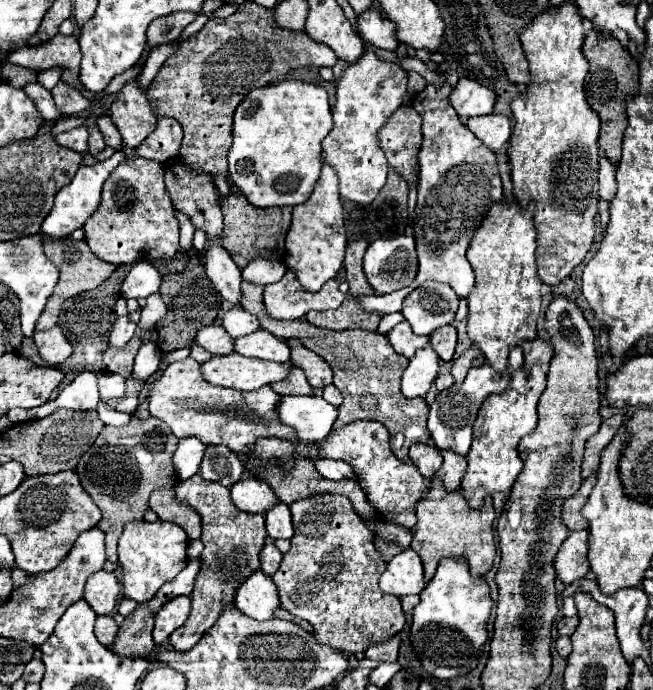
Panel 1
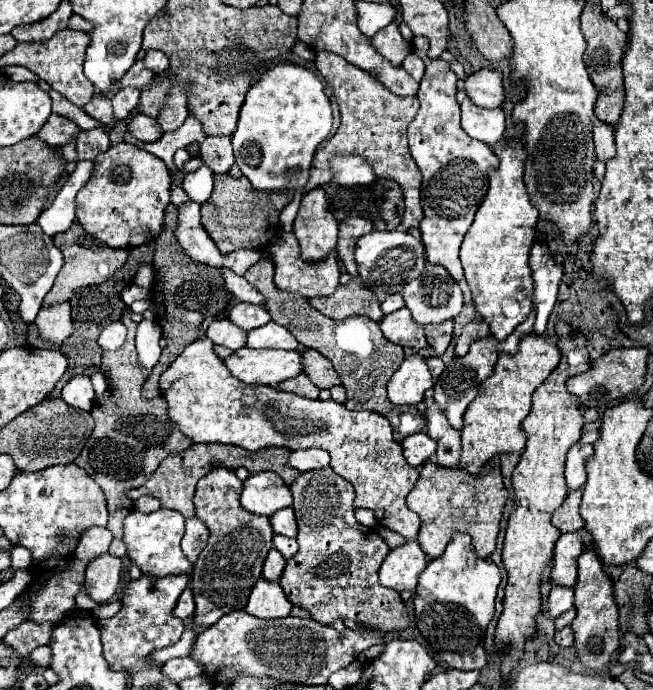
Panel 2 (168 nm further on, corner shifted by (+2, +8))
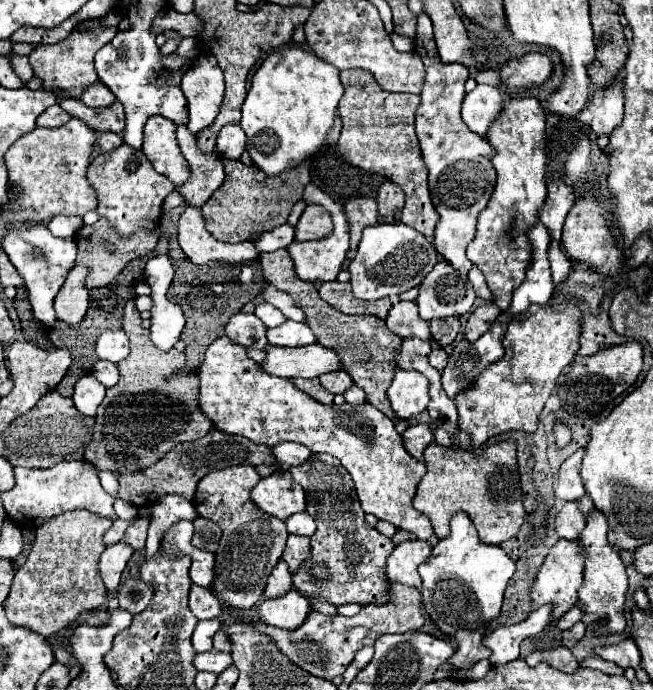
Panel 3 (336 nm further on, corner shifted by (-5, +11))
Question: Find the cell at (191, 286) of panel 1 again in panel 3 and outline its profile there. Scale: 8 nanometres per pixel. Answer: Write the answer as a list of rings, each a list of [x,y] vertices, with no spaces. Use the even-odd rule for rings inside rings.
[[[185,207],[171,209],[169,213],[165,213],[161,217],[159,227],[169,241],[169,253],[167,255],[173,263],[173,269],[175,269],[175,277],[173,277],[173,283],[169,287],[167,297],[169,297],[169,301],[175,301],[183,309],[185,319],[187,319],[185,329],[181,331],[181,341],[187,345],[185,347],[187,363],[185,363],[185,369],[181,369],[177,373],[195,373],[195,369],[201,363],[201,357],[205,355],[207,345],[213,343],[217,337],[225,335],[223,327],[229,321],[229,317],[235,315],[247,301],[255,299],[259,295],[259,291],[267,285],[267,281],[261,275],[259,261],[251,261],[251,263],[245,265],[245,279],[241,275],[243,273],[241,265],[227,265],[227,263],[217,263],[217,261],[207,263],[203,267],[193,265],[185,257],[185,253],[181,251],[181,247],[177,243],[177,221],[179,221],[183,211],[185,211]]]

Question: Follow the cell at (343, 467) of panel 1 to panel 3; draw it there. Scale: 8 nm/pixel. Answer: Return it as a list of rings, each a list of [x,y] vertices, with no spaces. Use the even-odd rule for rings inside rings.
[[[281,443],[273,447],[273,455],[277,461],[281,461],[283,467],[293,467],[293,465],[301,465],[313,453],[305,449],[305,445],[299,445],[299,443]]]

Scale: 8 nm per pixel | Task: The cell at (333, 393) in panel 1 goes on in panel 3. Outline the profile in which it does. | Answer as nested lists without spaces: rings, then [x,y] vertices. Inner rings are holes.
[[[351,385],[349,391],[343,393],[343,397],[345,397],[345,401],[351,403],[351,405],[361,405],[361,403],[365,403],[365,393],[363,393],[357,385]]]

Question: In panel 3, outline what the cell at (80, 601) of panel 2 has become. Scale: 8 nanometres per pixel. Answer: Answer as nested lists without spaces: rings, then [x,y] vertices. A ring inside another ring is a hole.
[[[67,511],[41,525],[29,559],[15,573],[11,593],[3,603],[7,619],[17,627],[51,637],[75,621],[81,611],[103,607],[107,603],[107,589],[101,583],[97,561],[105,549],[103,533],[109,527],[109,519],[91,511]]]

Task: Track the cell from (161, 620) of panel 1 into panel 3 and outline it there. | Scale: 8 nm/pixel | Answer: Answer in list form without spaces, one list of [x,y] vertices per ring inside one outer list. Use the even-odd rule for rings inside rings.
[[[191,585],[189,609],[197,619],[215,619],[221,615],[221,603],[215,599],[215,595],[209,589],[197,585]]]

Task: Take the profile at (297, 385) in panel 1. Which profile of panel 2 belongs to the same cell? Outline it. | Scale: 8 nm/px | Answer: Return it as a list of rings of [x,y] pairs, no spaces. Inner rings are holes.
[[[300,374],[300,376],[292,378],[292,380],[280,382],[278,388],[284,390],[284,392],[294,392],[294,394],[304,396],[304,398],[318,398],[318,394],[320,394],[320,388],[316,388],[306,374]]]

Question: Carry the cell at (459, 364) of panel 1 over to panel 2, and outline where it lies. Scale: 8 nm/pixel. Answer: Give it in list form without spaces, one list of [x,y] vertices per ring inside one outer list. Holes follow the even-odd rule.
[[[476,318],[470,324],[466,324],[464,330],[462,330],[462,334],[460,334],[460,338],[458,338],[458,342],[456,342],[456,356],[464,356],[468,352],[468,346],[474,340],[478,340],[482,336],[488,336],[488,334],[490,334],[488,324],[482,318]]]

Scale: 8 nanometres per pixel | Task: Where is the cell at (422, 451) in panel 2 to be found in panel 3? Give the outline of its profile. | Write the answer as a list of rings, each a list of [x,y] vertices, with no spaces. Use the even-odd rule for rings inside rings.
[[[427,423],[409,425],[403,433],[403,445],[409,451],[409,455],[413,455],[417,461],[423,461],[423,451],[433,441],[435,441],[435,437],[433,437],[433,431],[429,429]]]

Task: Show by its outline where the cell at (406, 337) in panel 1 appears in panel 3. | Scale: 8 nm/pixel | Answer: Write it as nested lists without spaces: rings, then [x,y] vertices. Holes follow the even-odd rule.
[[[399,301],[399,303],[395,303],[391,307],[385,323],[401,339],[407,339],[407,337],[419,337],[423,341],[431,339],[429,323],[423,321],[417,315],[417,303],[415,301]]]

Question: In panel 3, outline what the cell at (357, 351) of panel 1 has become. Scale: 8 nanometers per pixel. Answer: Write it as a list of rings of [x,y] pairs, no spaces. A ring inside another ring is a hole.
[[[277,249],[273,253],[261,253],[259,263],[263,267],[265,281],[277,289],[289,293],[293,297],[293,301],[297,301],[297,305],[301,305],[301,309],[305,309],[307,325],[311,325],[311,329],[317,337],[317,343],[337,351],[337,355],[341,357],[343,369],[351,375],[353,383],[365,391],[367,403],[371,403],[373,407],[383,411],[387,417],[397,421],[399,417],[393,417],[387,389],[389,389],[395,369],[397,369],[395,355],[401,349],[401,343],[403,343],[401,337],[391,333],[383,319],[377,319],[373,315],[343,315],[341,311],[329,307],[329,303],[325,303],[319,297],[317,287],[313,287],[313,283],[305,283],[305,281],[297,279],[297,275],[293,273],[293,261],[285,249]]]

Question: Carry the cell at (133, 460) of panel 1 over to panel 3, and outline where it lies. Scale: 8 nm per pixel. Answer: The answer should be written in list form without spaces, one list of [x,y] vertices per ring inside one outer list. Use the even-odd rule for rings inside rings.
[[[133,299],[125,305],[123,329],[129,335],[131,353],[125,361],[117,363],[119,383],[107,389],[107,395],[95,415],[93,439],[85,449],[85,461],[111,473],[151,467],[175,445],[197,441],[213,427],[213,423],[199,411],[197,375],[173,375],[185,365],[185,355],[177,349],[163,353],[153,347],[149,331],[141,325],[141,315]]]

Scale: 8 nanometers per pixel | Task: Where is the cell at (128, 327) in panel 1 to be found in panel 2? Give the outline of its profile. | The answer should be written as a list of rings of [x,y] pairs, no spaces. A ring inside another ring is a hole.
[[[112,322],[108,328],[102,330],[98,338],[98,346],[102,350],[118,350],[126,340],[126,328],[122,322]]]

